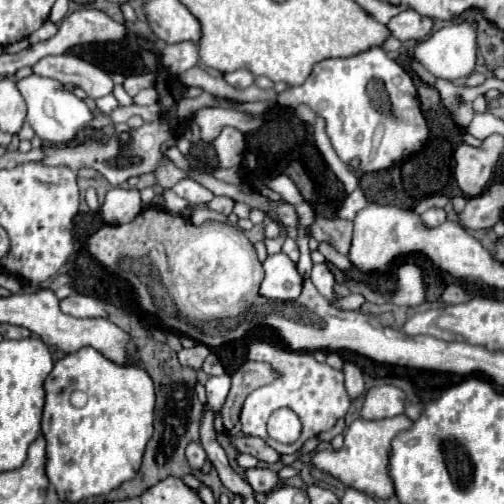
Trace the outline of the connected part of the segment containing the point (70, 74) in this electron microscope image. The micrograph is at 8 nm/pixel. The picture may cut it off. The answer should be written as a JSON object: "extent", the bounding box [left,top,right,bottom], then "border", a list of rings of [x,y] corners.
{"extent":[33,54,113,100],"border":[[[71,54],[45,56],[33,66],[33,72],[37,76],[55,78],[63,84],[77,84],[87,92],[87,96],[91,96],[91,100],[113,94],[113,80],[109,74]]]}

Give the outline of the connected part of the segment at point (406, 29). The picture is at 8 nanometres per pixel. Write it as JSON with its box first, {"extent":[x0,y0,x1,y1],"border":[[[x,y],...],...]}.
{"extent":[385,8,433,42],"border":[[[407,8],[407,10],[399,12],[397,16],[393,16],[385,26],[387,26],[389,34],[401,42],[403,40],[423,40],[431,34],[433,20],[423,18],[419,12]]]}

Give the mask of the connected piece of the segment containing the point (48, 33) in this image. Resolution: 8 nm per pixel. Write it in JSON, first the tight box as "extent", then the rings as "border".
{"extent":[29,20,57,44],"border":[[[47,20],[37,32],[33,32],[33,34],[29,36],[29,42],[31,42],[31,44],[37,44],[37,42],[43,42],[43,40],[49,40],[55,32],[57,32],[57,26],[55,26],[51,20]]]}

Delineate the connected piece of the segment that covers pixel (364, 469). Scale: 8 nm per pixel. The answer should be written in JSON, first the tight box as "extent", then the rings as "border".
{"extent":[311,416,411,498],"border":[[[393,416],[385,420],[353,420],[343,436],[343,446],[337,450],[317,450],[311,454],[311,466],[321,470],[323,474],[329,474],[337,480],[341,480],[345,486],[351,486],[355,490],[361,490],[365,494],[377,496],[377,498],[391,498],[393,496],[393,482],[387,474],[387,460],[389,460],[389,448],[395,434],[401,430],[407,430],[411,426],[411,420],[407,416]]]}

